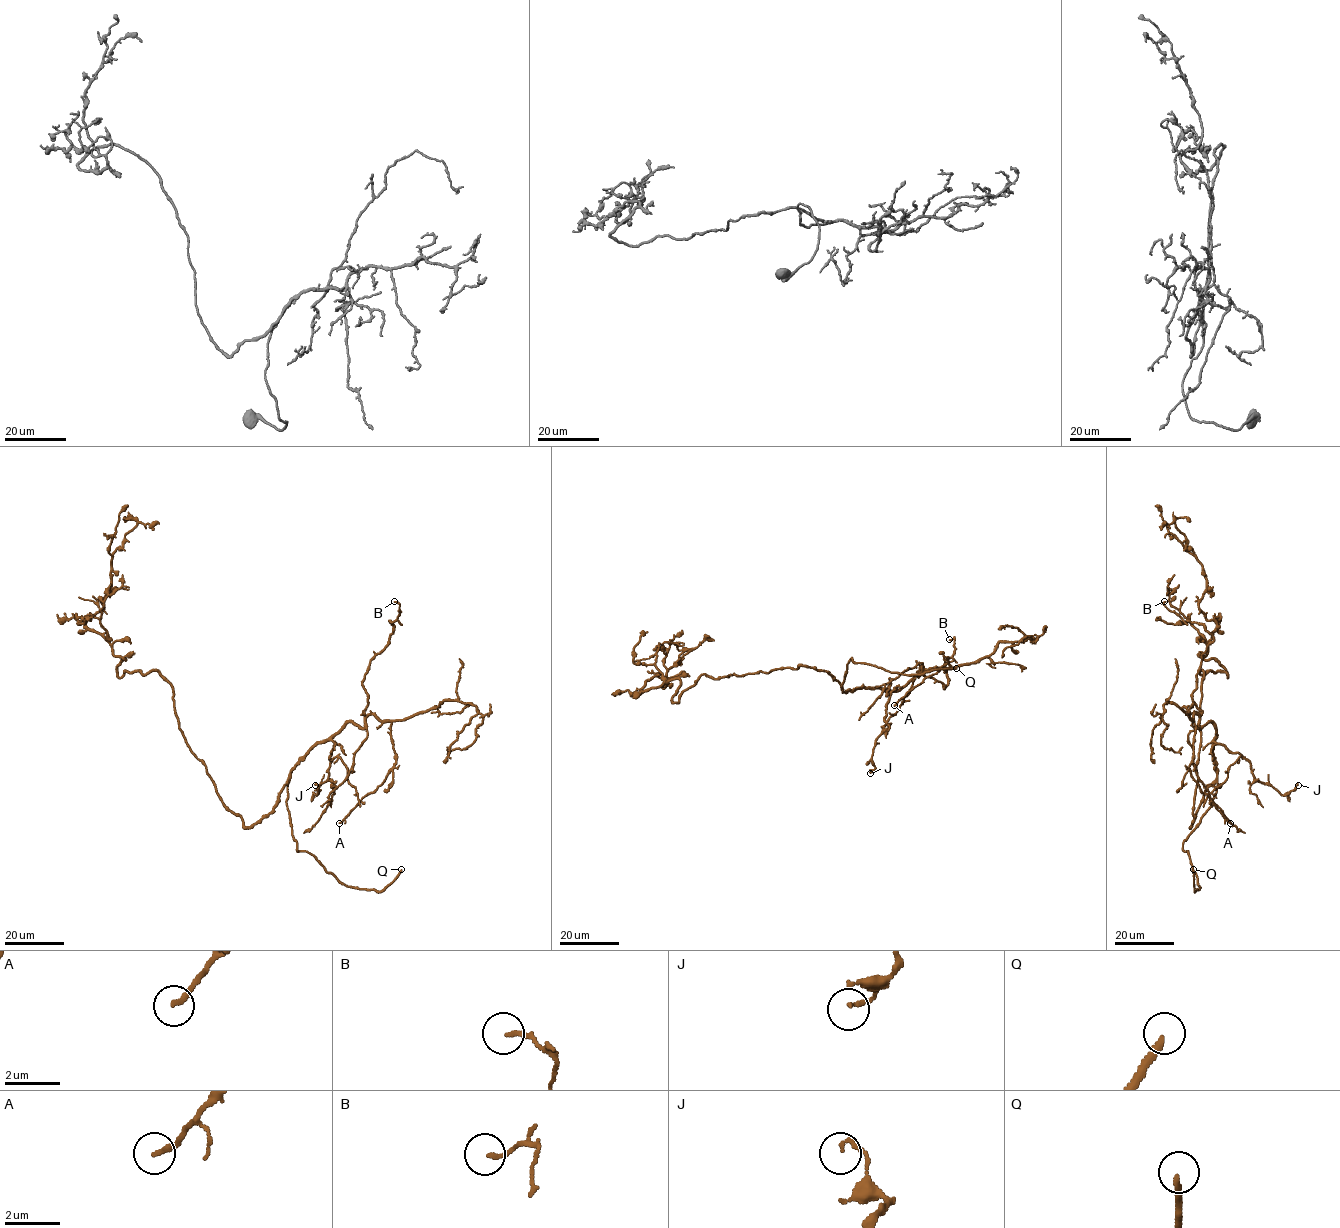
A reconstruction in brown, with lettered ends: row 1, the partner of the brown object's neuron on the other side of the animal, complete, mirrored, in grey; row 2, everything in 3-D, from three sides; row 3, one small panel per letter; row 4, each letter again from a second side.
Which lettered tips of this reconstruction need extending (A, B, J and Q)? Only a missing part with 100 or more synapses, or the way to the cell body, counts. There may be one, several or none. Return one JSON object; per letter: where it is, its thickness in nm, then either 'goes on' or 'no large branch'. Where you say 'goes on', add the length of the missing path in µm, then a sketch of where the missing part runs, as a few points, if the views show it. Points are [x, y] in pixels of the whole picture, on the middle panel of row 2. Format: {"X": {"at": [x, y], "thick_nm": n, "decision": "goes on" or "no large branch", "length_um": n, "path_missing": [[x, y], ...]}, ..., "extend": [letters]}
{"A": {"at": [894, 705], "thick_nm": 190, "decision": "no large branch"}, "B": {"at": [949, 639], "thick_nm": 160, "decision": "no large branch"}, "J": {"at": [870, 773], "thick_nm": 140, "decision": "no large branch"}, "Q": {"at": [956, 668], "thick_nm": 220, "decision": "goes on", "length_um": 60, "path_missing": [[956, 668], [1049, 650], [1071, 651], [1070, 654]]}, "extend": ["Q"]}

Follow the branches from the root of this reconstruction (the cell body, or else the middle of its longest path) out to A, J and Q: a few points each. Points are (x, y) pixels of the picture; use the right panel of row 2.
A: (1195, 789), (1190, 827), (1216, 777), (1216, 726), (1199, 728), (1196, 714), (1189, 771), (1230, 823)
J: (1195, 789), (1190, 827), (1206, 787), (1216, 777), (1214, 740), (1239, 752), (1254, 778), (1281, 795), (1298, 785)
Q: (1195, 789), (1190, 827), (1206, 787), (1217, 783), (1210, 807), (1183, 843), (1200, 886), (1196, 891), (1193, 869)

